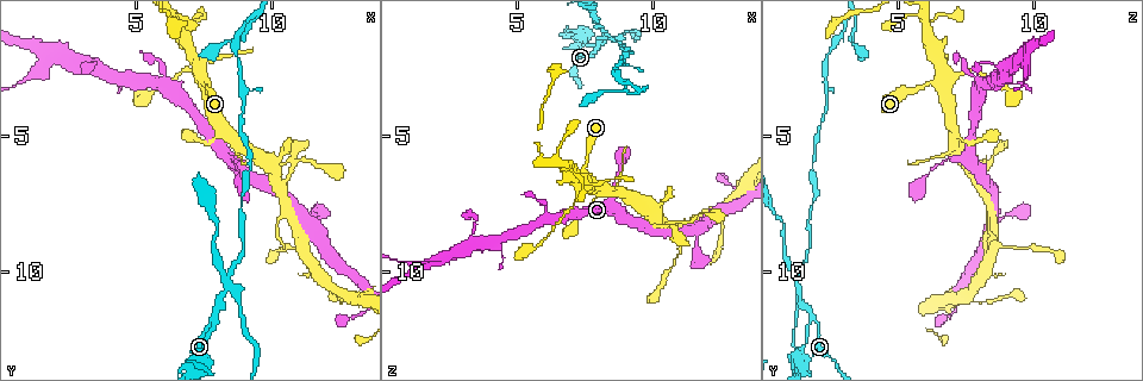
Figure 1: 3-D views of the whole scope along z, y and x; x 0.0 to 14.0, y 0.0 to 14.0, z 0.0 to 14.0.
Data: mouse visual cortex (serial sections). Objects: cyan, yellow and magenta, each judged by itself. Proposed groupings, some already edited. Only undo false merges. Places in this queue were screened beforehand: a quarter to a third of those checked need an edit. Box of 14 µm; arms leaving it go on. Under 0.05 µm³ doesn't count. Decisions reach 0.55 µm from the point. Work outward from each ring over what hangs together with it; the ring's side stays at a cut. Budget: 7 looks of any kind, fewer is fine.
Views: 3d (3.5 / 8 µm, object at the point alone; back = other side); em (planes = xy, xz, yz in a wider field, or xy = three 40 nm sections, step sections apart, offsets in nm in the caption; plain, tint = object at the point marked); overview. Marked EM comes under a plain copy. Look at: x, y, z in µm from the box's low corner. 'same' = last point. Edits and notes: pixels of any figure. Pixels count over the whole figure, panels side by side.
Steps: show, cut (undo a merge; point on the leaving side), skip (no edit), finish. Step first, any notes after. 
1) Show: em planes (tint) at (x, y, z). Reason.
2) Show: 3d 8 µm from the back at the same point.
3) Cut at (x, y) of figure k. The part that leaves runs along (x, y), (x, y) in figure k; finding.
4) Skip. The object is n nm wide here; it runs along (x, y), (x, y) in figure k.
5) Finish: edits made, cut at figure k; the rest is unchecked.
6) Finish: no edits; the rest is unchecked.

Show: 3d 3.5 µm at (7.4, 3.0, 6.6). Thin neck.

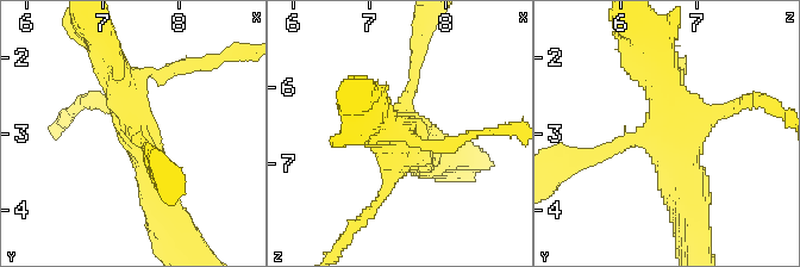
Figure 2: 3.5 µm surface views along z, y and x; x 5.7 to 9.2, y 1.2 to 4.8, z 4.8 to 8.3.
Show: em xy step 5 (tint) at (7.45, 3.00, 6.50). 4 arms meet here; the arms are 150, 250, 400, 400 nm wide.

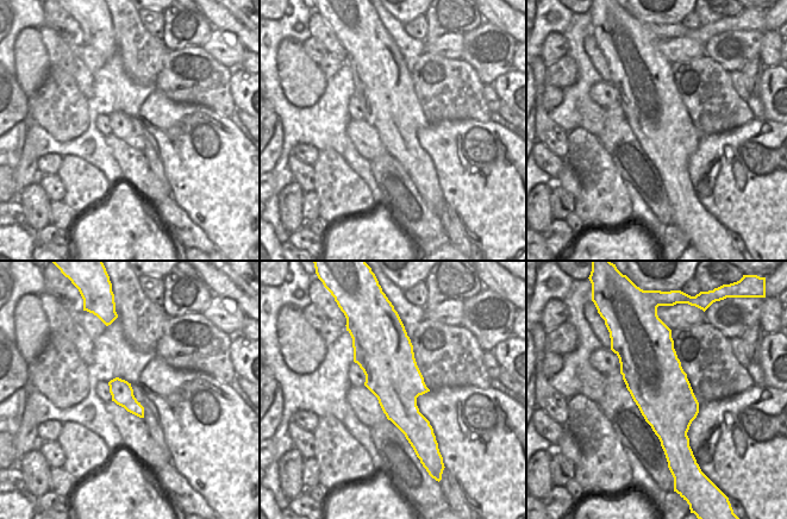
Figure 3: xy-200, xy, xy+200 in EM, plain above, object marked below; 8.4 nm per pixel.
Skip. It runs along (594, 155), (670, 134), (692, 196) in figure 2; one cell here.

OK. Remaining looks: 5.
Show: 3d 8 µm at (6.1, 3.1, 8.1). Three-way junction.

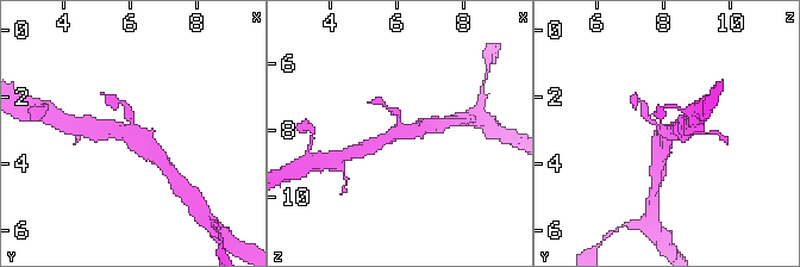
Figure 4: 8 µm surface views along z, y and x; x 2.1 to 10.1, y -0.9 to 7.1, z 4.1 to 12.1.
Show: em xy step 2 (tint) at (6.0, 3.1, 8.1). 3 arms meet here; the arms are 200, 350, 400 nm wide; now the EM.

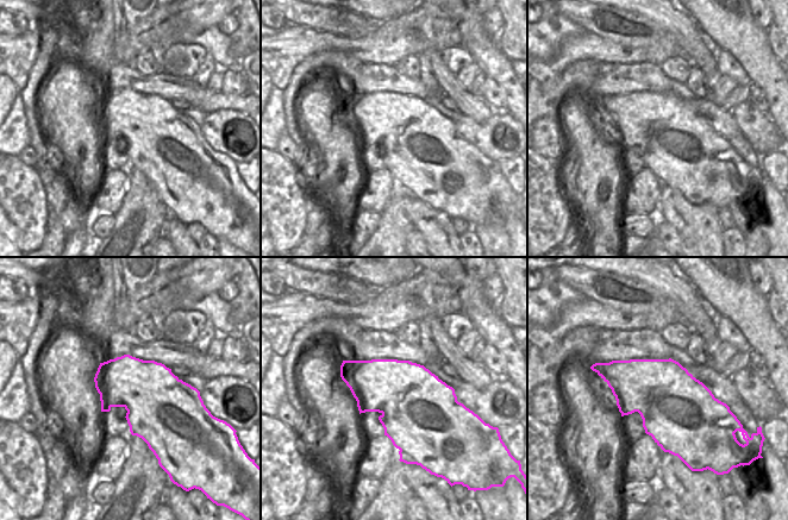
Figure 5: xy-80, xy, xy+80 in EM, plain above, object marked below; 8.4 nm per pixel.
Cut at (644, 106) of figure 4. The part that leaves runs along (650, 120), (635, 93) in figure 4; two cells meet here.

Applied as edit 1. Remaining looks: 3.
Show: 3d 3.5 µm at (10.3, 6.2, 8.1). Abrupt turn.

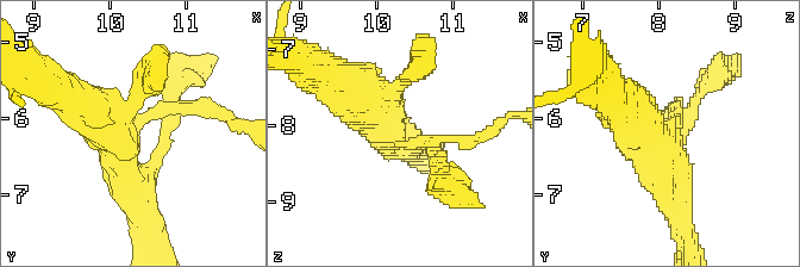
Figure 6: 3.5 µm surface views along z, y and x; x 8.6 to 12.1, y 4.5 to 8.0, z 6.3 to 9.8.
Show: em xy step 2 (tint) at (10.30, 6.15, 8.20). Need the tissue.

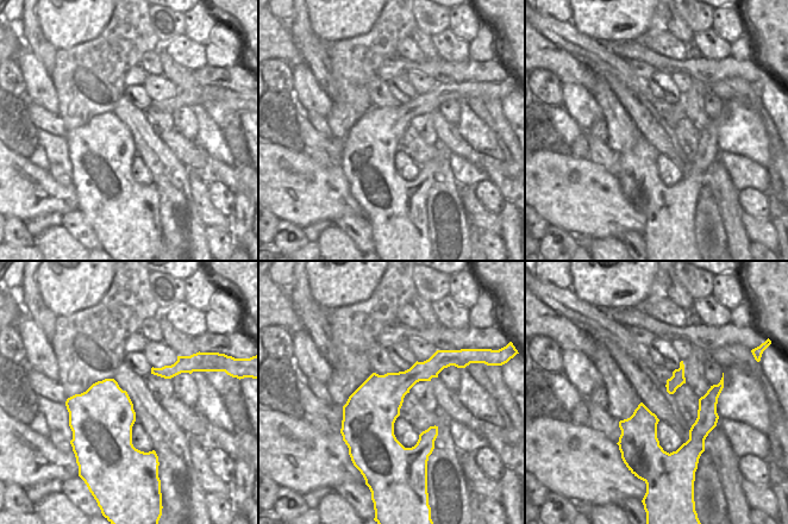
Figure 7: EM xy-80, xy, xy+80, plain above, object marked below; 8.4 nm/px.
Show: em planes (tint) at the same point. Cut it another way.

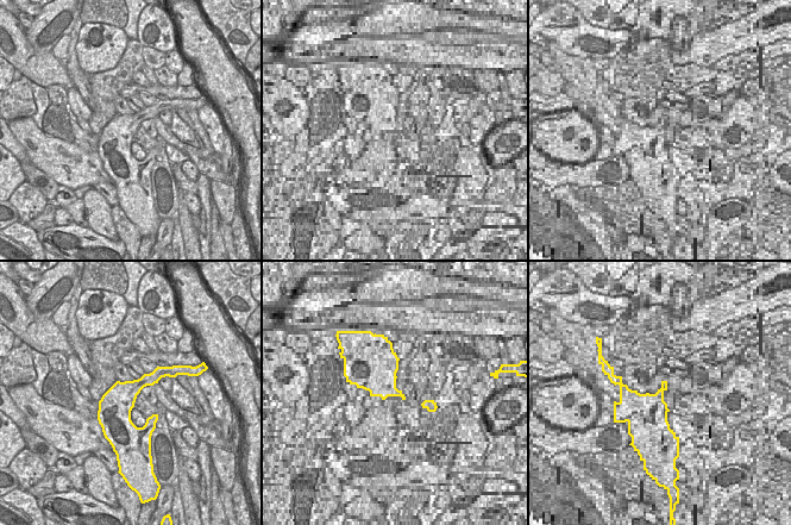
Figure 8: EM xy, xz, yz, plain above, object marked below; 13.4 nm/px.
Skip. It runs along (70, 98), (114, 138), (143, 215) in figure 6; one cell here.

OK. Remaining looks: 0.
Finish: edits made, cut at figure 4; the rest is unchecked.

